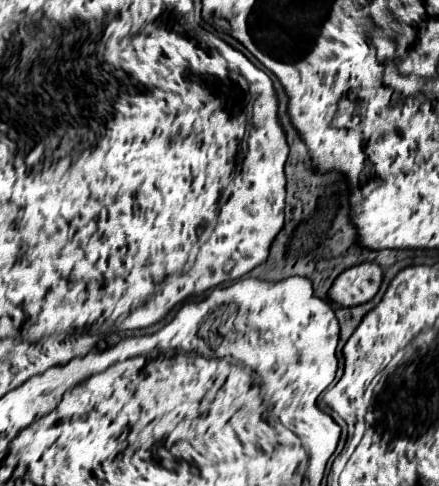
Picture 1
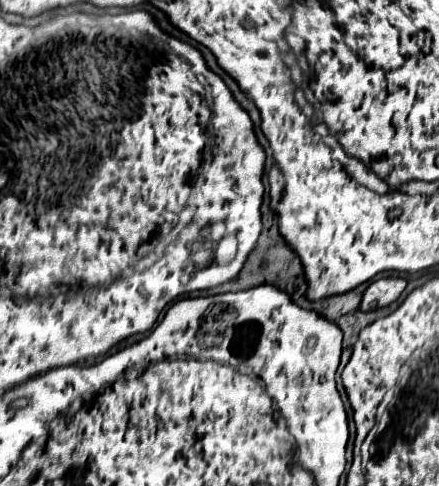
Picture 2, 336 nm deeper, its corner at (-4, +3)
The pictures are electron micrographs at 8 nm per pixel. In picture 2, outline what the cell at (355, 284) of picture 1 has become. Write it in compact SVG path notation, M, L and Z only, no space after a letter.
M383 277L383 279L373 281L365 289L359 309L361 311L371 311L371 309L385 307L385 305L393 303L403 293L405 285L407 285L407 281L401 279L401 277Z

